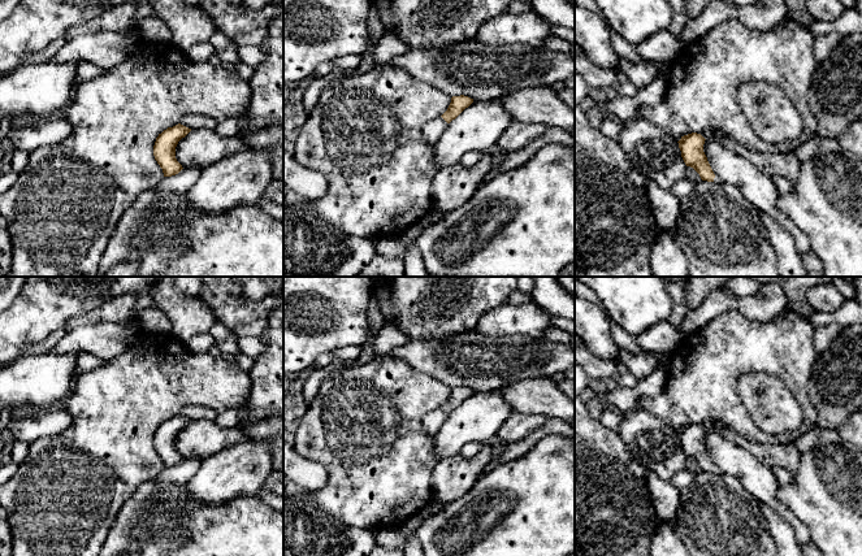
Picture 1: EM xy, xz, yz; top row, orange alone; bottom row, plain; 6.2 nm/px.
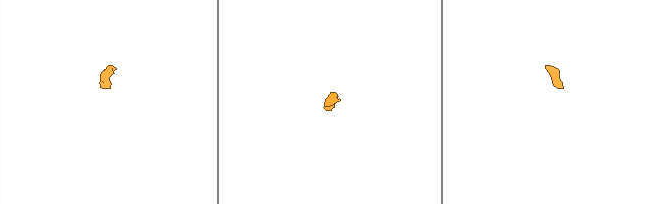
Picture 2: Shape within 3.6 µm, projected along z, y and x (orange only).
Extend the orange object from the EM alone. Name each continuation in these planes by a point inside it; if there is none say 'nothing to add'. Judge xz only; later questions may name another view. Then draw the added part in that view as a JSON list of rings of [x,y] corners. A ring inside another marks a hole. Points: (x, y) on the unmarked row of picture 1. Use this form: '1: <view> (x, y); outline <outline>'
1: xz (433, 421); outline [[[437,408],[432,413],[428,413],[423,418],[423,425],[424,425],[425,431],[430,436],[434,436],[438,433],[438,430],[442,427],[442,425],[445,423],[447,417],[449,414],[442,408]]]

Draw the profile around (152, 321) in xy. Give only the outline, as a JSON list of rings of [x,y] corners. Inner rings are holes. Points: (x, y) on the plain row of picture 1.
[[[157,307],[147,308],[137,320],[142,331],[150,335],[159,335],[172,331],[172,322]]]

